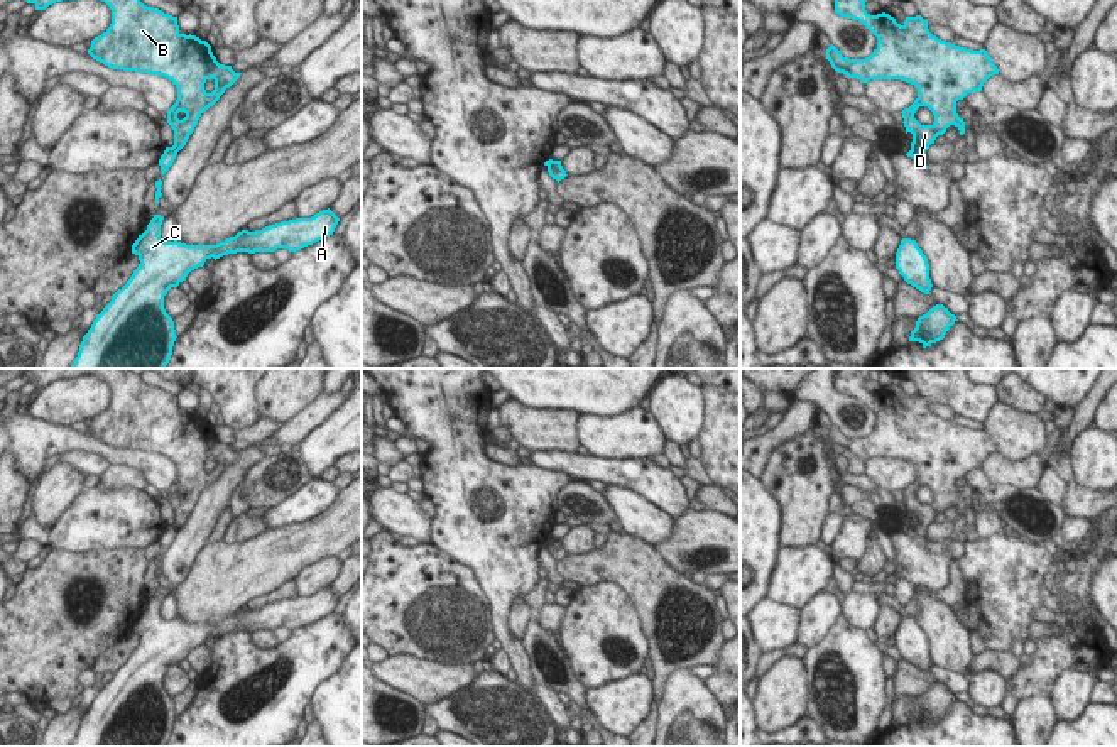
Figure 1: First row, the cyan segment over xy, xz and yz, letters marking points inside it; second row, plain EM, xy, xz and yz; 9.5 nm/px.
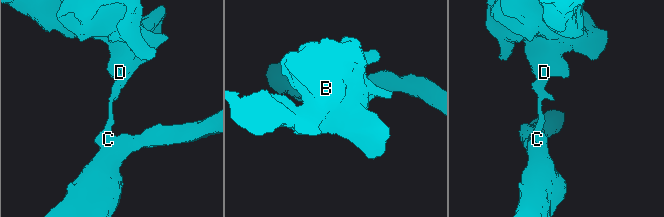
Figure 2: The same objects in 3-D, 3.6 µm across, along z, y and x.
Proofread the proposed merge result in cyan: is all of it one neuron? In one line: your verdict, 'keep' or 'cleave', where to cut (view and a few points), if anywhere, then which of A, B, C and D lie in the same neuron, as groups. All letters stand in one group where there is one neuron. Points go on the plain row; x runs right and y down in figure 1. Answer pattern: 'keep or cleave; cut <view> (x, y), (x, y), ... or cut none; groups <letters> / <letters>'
cleave; cut xy (173, 524), (176, 531); groups A C / B D

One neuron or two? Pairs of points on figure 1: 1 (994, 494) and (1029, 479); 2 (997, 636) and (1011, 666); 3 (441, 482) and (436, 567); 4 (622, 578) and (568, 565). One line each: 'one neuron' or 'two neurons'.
1: two neurons
2: two neurons
3: two neurons
4: one neuron

